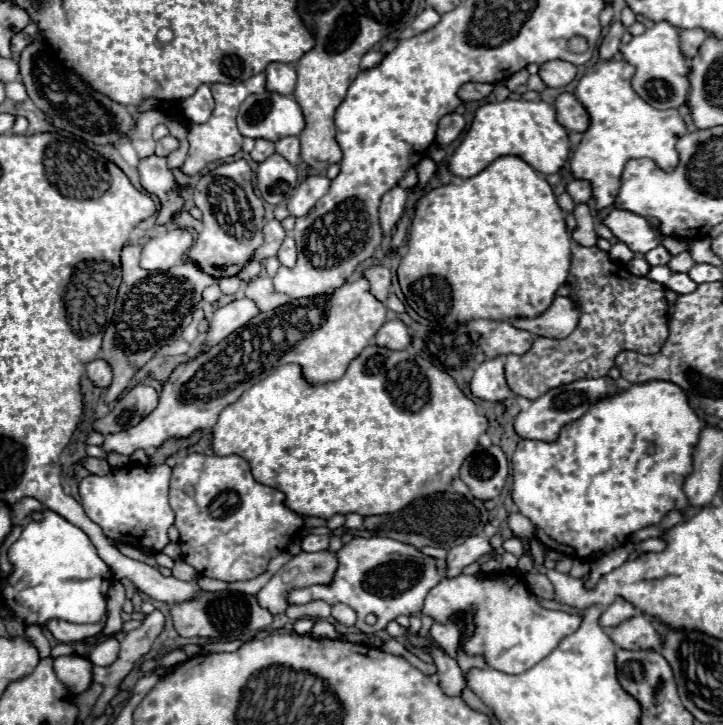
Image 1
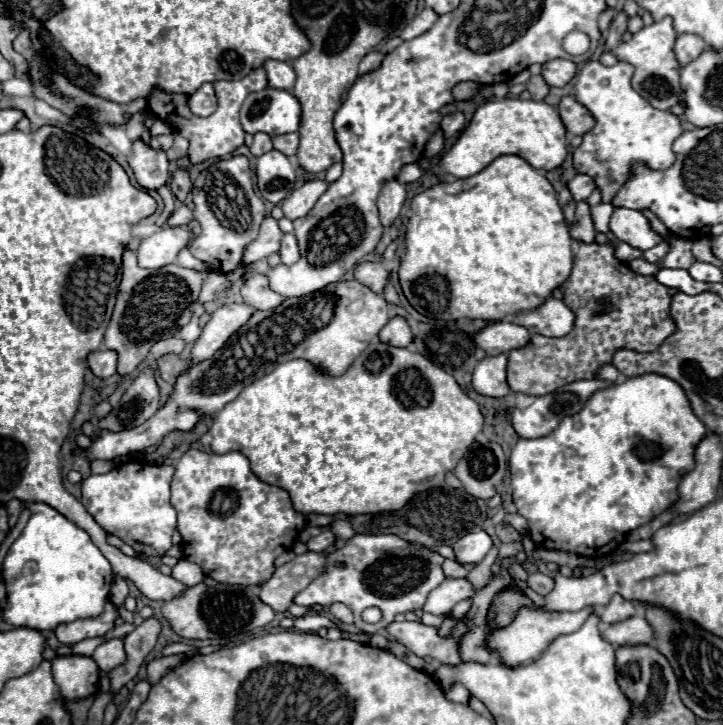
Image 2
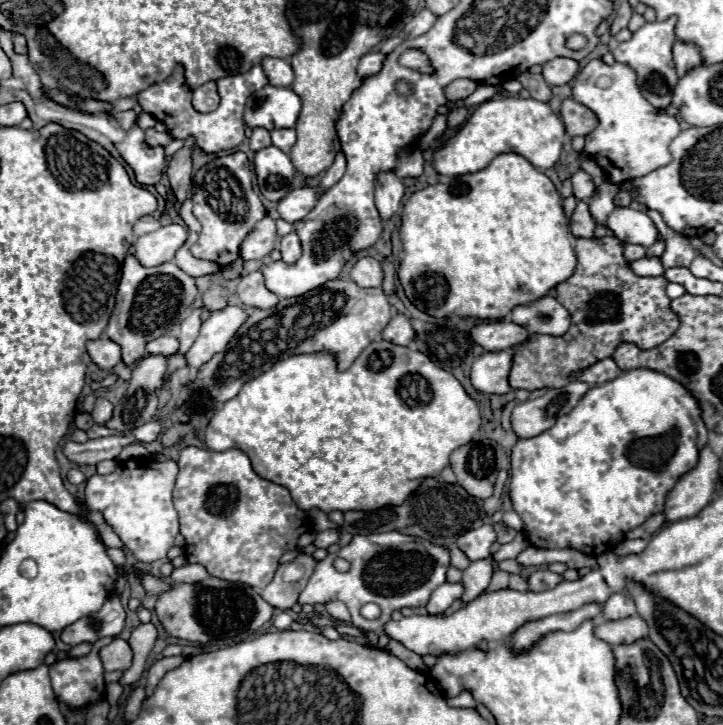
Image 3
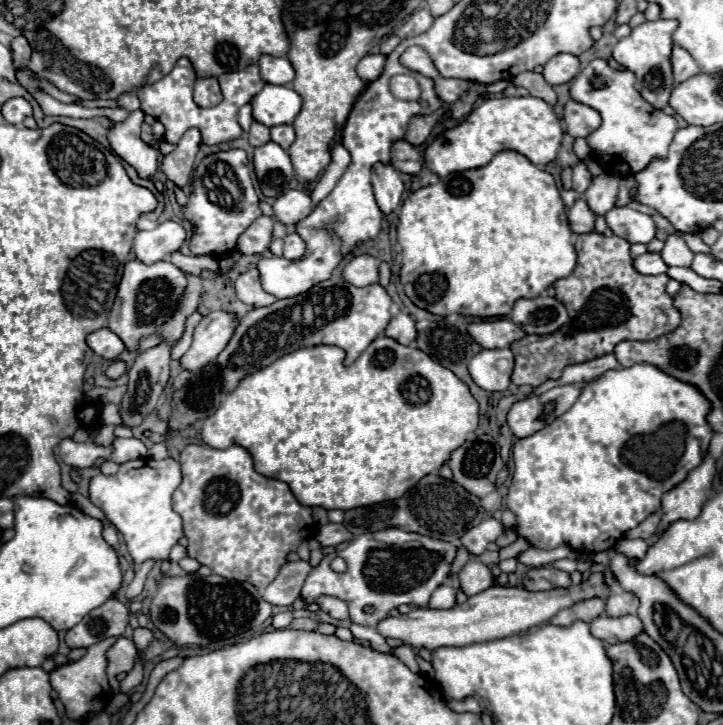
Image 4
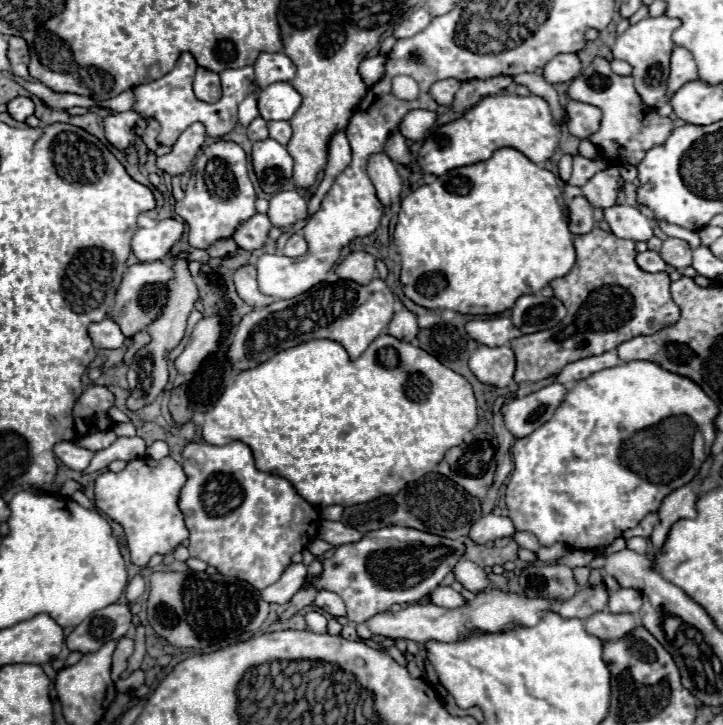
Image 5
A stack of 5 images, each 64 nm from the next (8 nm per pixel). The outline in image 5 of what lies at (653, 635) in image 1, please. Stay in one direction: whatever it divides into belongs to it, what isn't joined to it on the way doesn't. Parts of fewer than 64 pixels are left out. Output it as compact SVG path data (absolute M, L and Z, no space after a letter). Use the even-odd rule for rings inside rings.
M596 612L590 616L586 622L586 632L604 640L604 642L614 642L630 634L638 624L632 614L610 614L610 612Z

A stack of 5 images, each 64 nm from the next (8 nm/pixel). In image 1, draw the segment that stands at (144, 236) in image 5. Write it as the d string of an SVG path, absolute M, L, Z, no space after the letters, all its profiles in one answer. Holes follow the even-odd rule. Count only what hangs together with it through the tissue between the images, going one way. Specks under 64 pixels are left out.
M174 228L164 234L158 234L156 238L144 244L140 266L152 272L166 272L168 268L184 260L192 244L194 244L194 236L190 230Z

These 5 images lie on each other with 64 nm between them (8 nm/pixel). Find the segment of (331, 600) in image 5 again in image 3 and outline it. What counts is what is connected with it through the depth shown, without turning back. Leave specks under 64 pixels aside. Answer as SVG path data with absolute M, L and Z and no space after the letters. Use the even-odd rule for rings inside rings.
M336 600L336 602L328 602L328 604L326 604L326 610L328 610L328 614L330 614L334 620L350 624L350 612L348 612L346 604L342 604L342 602L338 602L338 600Z

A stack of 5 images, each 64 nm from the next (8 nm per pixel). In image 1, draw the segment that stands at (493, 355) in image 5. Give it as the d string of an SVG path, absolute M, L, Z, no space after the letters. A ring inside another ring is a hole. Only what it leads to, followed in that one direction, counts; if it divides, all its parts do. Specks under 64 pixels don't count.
M498 356L492 360L484 360L470 380L470 390L476 398L488 402L502 402L510 398L512 390L504 380L504 358Z

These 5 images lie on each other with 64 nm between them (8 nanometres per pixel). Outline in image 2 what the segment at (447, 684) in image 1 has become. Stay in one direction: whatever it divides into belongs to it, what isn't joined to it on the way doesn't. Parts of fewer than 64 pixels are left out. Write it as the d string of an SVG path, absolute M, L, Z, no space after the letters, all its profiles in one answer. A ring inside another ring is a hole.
M460 620L454 628L452 638L440 638L438 630L432 626L424 626L422 622L392 622L388 624L388 634L402 642L408 650L412 650L416 656L430 656L438 660L444 666L458 666L458 644L456 638L466 632L466 620ZM456 682L456 684L452 684L452 686L446 690L446 696L448 696L448 700L452 700L452 702L464 702L464 704L468 704L470 692L468 692L460 682Z

